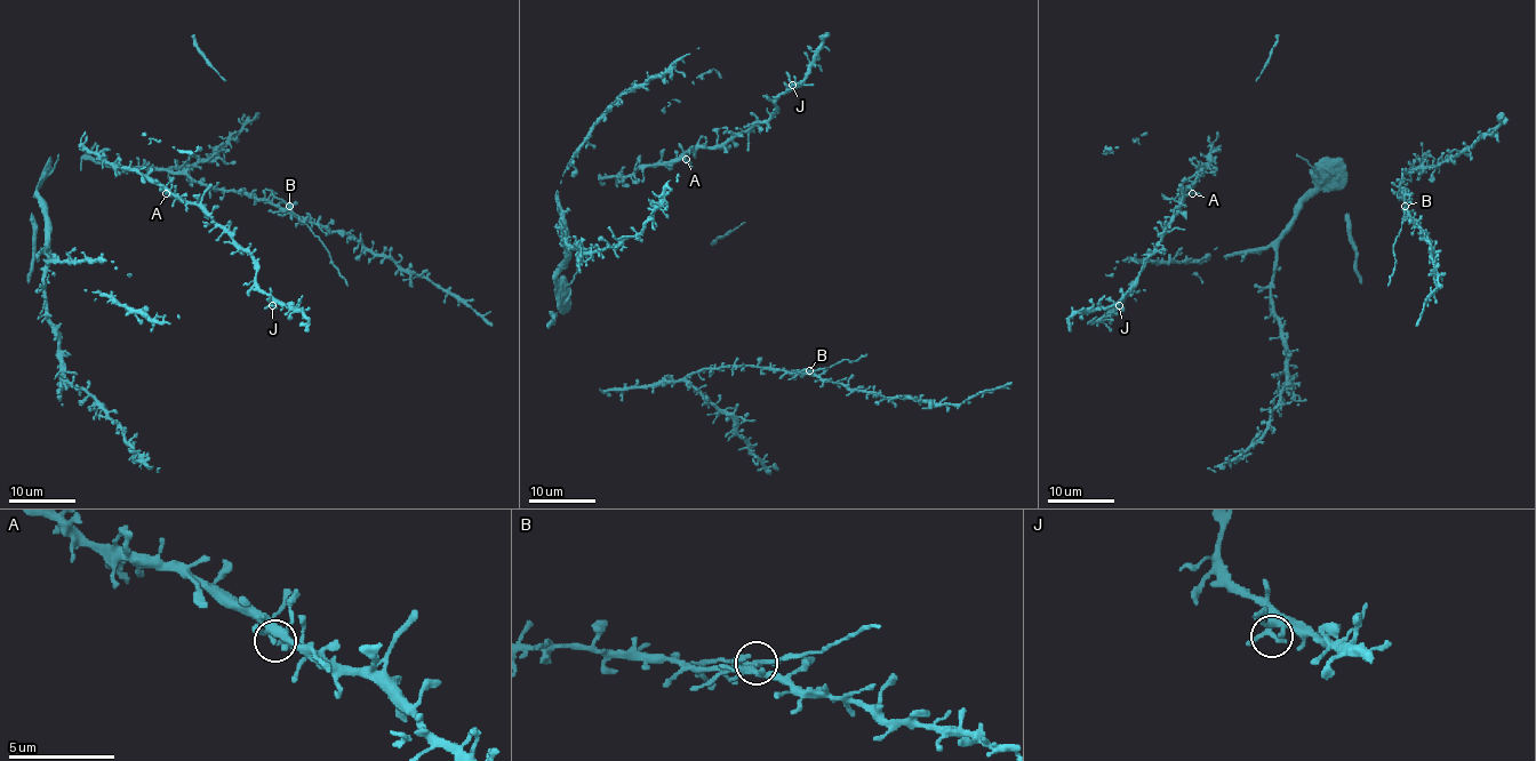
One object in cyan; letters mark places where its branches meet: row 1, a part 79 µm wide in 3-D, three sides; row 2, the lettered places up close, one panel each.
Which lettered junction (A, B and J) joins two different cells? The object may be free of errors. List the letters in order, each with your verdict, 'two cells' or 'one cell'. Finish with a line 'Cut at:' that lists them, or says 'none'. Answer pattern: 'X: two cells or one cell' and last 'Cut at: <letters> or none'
A: one cell
B: two cells
J: one cell
Cut at: B

